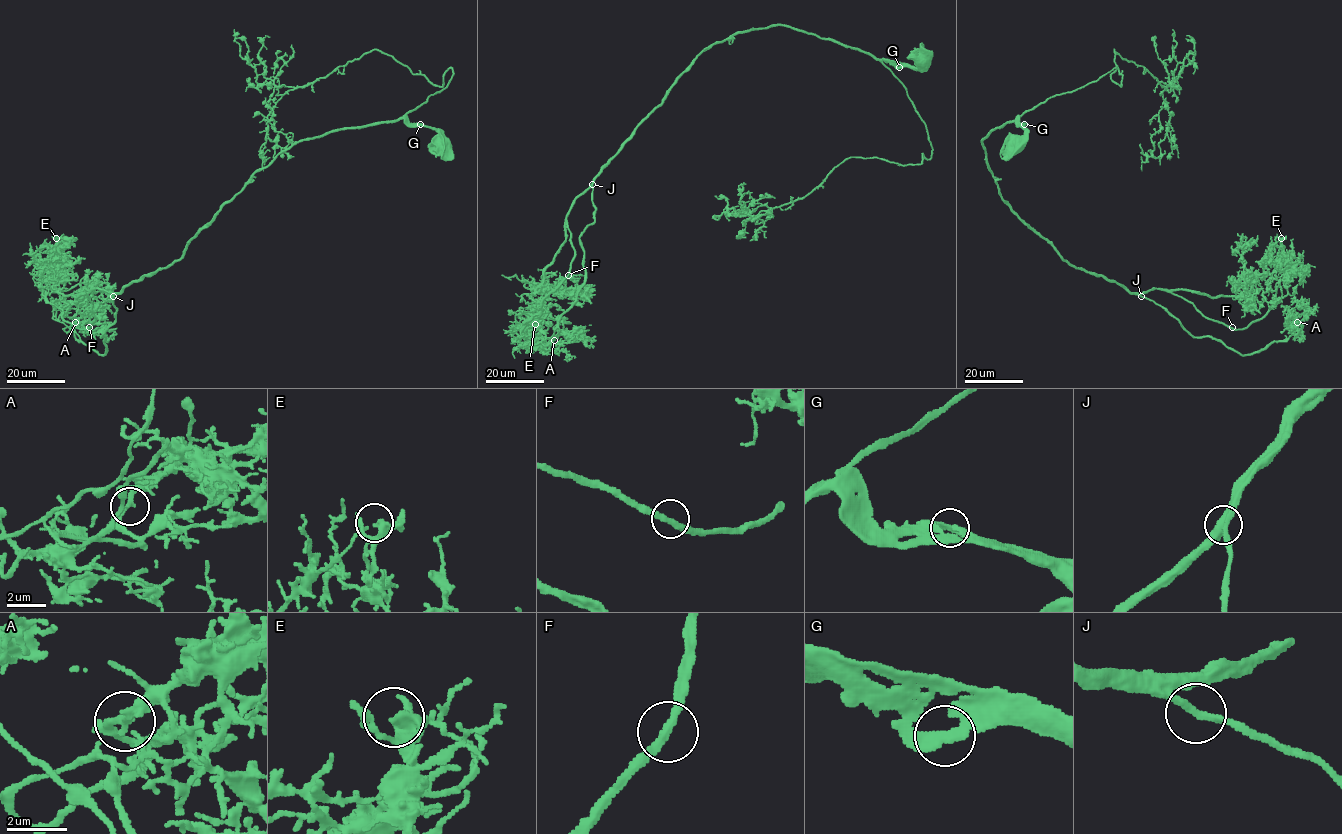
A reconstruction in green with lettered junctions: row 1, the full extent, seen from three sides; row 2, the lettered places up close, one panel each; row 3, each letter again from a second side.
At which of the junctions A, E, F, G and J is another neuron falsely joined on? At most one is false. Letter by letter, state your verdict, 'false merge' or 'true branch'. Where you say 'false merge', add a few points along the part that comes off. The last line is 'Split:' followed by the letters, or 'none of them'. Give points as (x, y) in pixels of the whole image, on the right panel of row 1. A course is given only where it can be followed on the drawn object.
A: true branch
E: true branch
F: true branch
G: true branch
J: true branch
Split: none of them

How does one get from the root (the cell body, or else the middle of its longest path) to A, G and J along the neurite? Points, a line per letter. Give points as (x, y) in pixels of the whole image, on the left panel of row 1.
A: (443, 143), (403, 118), (299, 140), (179, 259), (113, 296), (103, 354), (75, 338), (75, 322)
G: (443, 143), (437, 132), (420, 124)
J: (443, 143), (435, 129), (403, 118), (299, 140), (259, 169), (179, 259), (113, 296)

